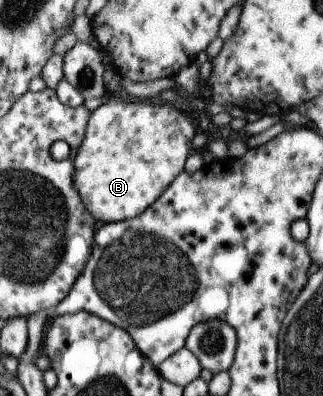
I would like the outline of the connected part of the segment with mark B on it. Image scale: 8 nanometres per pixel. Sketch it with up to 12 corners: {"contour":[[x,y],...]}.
{"contour":[[110,96],[71,158],[99,224],[138,216],[183,171],[178,105]]}

